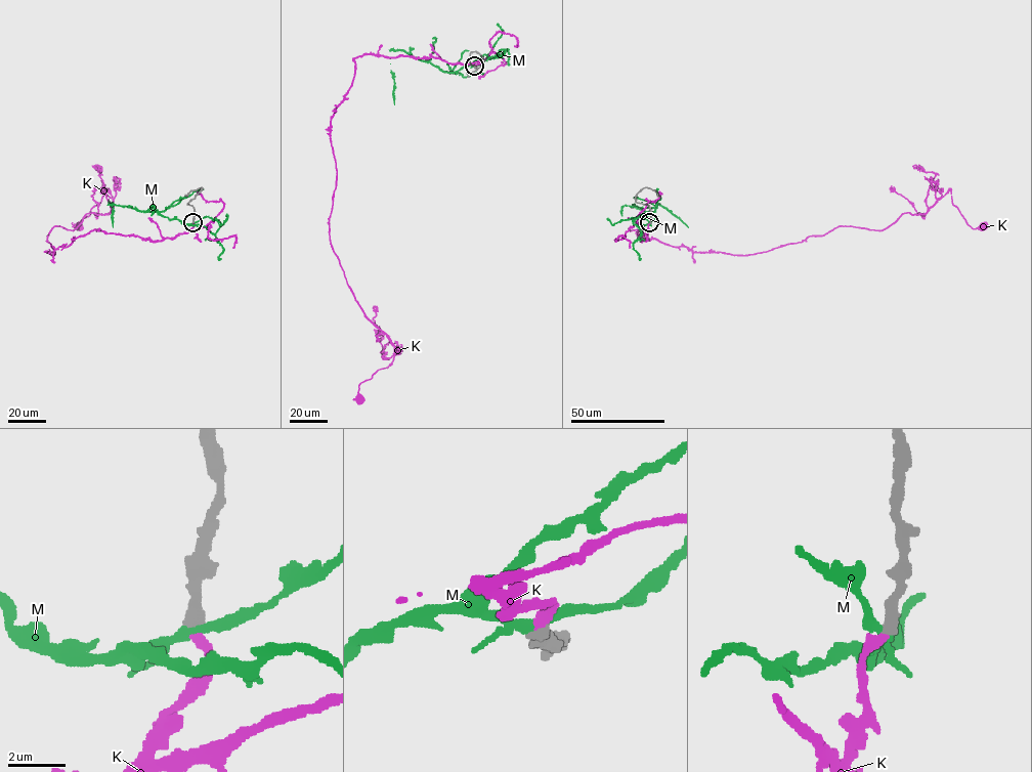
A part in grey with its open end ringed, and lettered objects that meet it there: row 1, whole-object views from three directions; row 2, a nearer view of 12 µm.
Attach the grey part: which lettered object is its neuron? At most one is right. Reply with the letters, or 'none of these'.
K

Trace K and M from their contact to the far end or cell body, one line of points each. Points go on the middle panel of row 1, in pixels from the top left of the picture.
K: (475, 66), (361, 55), (331, 119), (329, 240), (354, 299), (394, 346), (388, 366), (360, 383), (360, 399)
M: (474, 66), (466, 65), (457, 71), (445, 72), (401, 50), (390, 51), (394, 104)

